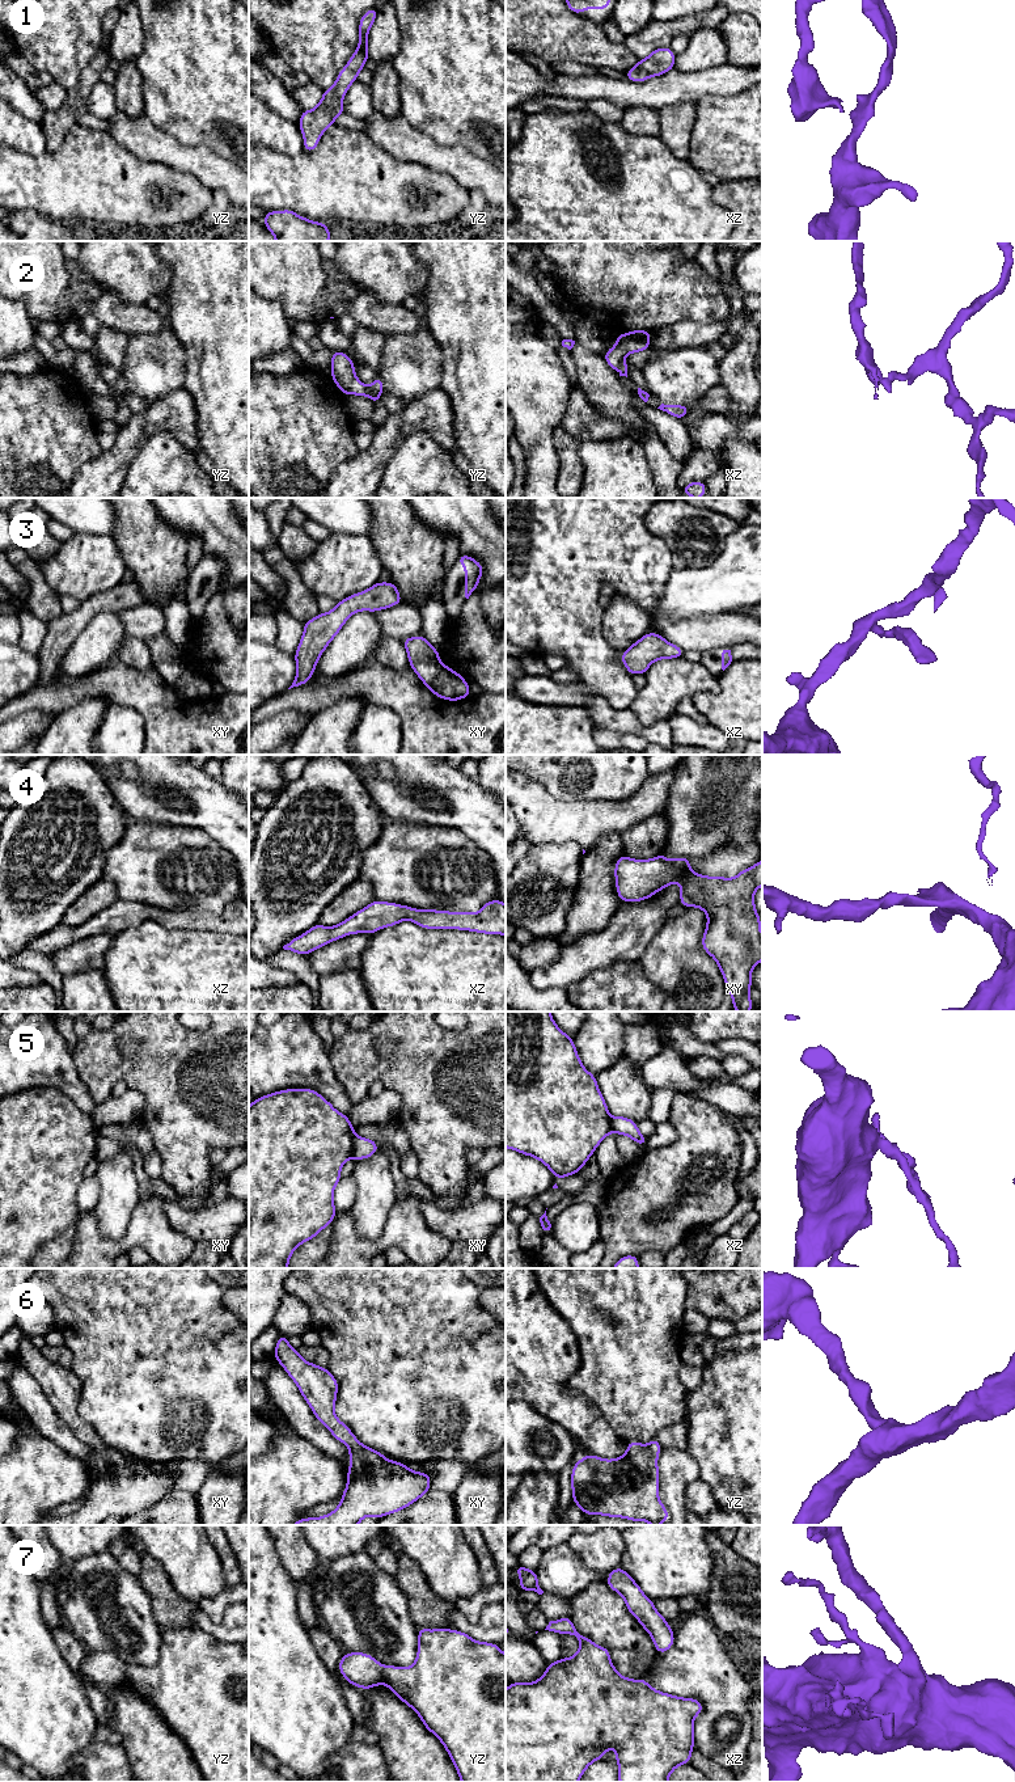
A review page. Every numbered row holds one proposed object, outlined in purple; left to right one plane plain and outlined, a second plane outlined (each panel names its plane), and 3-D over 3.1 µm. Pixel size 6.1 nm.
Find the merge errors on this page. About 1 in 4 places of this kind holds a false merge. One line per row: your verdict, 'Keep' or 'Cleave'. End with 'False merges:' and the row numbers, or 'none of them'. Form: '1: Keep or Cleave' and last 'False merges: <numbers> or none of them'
1: Keep
2: Cleave
3: Keep
4: Keep
5: Cleave
6: Keep
7: Keep
False merges: 2, 5

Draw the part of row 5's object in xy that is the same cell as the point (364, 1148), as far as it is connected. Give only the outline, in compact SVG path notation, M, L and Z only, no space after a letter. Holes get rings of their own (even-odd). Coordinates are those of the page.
M355 1136L354 1145L355 1145L355 1148L354 1148L352 1157L355 1160L369 1158L378 1149L378 1144L376 1141L373 1141L371 1139L360 1137L360 1136Z

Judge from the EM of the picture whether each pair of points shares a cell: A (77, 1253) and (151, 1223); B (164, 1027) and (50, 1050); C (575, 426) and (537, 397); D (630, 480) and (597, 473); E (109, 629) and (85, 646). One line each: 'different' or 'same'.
A: same
B: different
C: different
D: same
E: same

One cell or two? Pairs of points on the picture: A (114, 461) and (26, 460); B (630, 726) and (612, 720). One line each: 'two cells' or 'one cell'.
A: two cells
B: one cell

